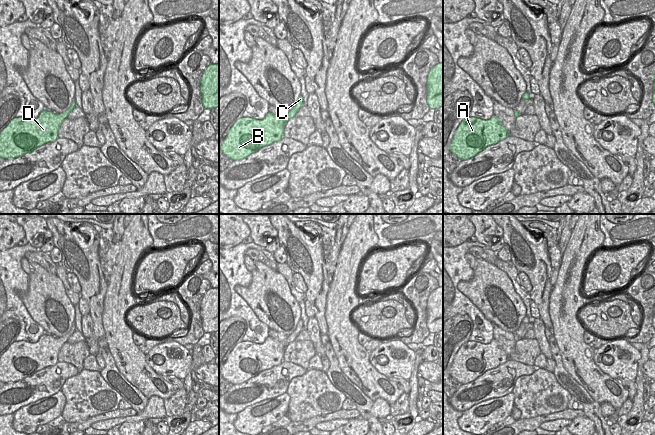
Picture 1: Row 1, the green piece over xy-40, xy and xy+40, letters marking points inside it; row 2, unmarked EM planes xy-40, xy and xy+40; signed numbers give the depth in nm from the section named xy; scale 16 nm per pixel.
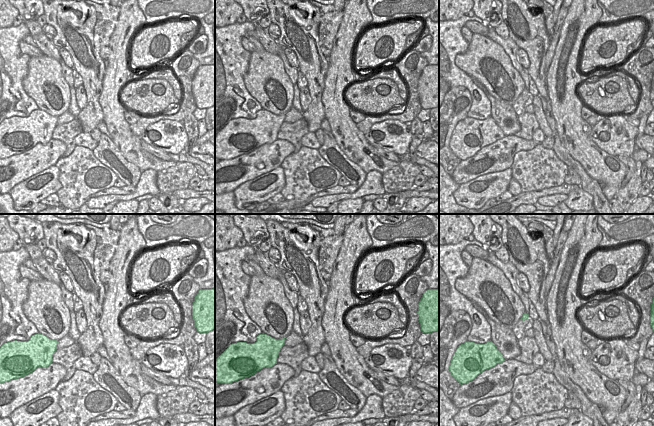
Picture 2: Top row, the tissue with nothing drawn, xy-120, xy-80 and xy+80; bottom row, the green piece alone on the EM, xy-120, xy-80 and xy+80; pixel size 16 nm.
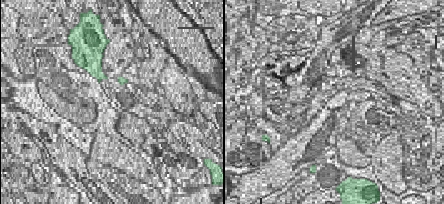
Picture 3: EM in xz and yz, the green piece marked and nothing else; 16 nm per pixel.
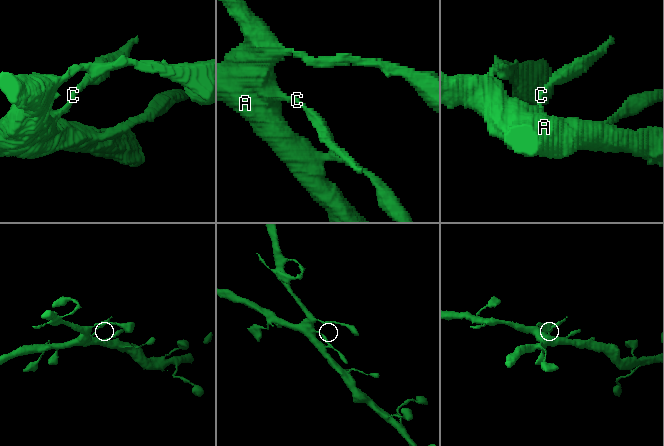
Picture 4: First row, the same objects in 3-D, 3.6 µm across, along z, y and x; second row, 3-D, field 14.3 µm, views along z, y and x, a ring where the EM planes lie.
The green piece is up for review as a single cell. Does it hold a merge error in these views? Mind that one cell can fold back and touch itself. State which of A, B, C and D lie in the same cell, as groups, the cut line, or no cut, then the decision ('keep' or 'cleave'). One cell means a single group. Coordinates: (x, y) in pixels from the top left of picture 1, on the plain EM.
A B D / C | xy-40 (66, 335), (64, 342) | cleave

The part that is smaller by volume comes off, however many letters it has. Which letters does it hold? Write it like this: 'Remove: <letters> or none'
Remove: C

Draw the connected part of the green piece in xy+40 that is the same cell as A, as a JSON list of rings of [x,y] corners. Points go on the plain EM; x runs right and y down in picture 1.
[[[495,339],[489,344],[468,341],[456,353],[450,367],[450,376],[462,385],[467,384],[487,370],[494,369],[507,361],[508,355]]]

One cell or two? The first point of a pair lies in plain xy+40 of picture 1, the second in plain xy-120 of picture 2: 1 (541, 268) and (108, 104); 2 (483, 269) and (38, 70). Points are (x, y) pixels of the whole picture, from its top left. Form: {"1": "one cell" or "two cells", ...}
{"1": "two cells", "2": "one cell"}

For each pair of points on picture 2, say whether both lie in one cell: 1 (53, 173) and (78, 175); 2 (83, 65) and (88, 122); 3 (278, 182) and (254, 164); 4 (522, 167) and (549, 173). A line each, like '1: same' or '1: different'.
1: different
2: same
3: different
4: same

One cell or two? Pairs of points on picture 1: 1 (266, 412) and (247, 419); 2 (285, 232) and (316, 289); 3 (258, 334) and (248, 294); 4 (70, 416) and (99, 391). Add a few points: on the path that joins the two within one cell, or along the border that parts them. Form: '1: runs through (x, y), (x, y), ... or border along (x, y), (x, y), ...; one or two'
1: runs through (261, 414), (252, 419); one
2: runs through (292, 246), (311, 265), (315, 275); one
3: border along (237, 293), (268, 328); two
4: runs through (77, 409), (92, 395); one

